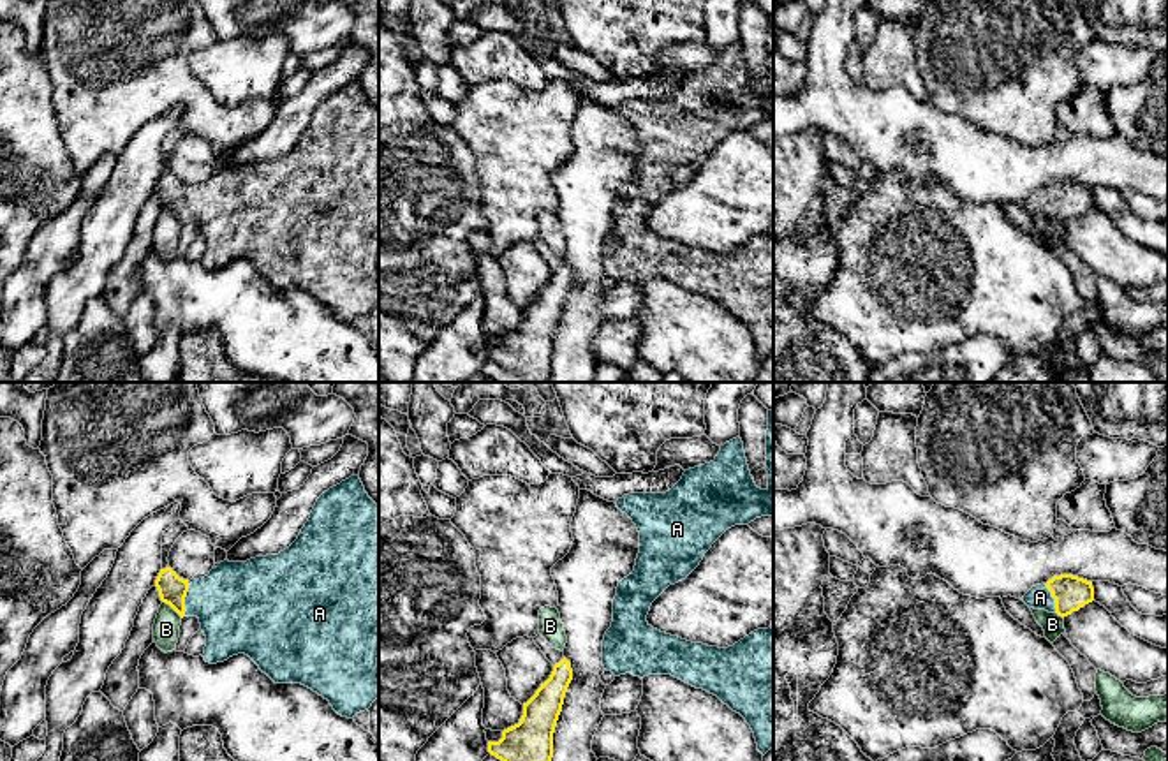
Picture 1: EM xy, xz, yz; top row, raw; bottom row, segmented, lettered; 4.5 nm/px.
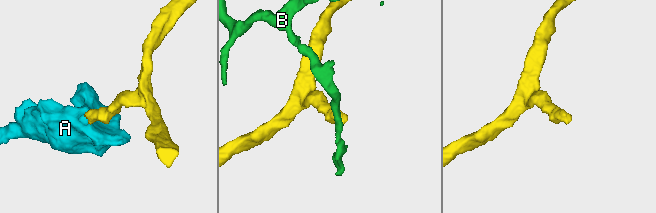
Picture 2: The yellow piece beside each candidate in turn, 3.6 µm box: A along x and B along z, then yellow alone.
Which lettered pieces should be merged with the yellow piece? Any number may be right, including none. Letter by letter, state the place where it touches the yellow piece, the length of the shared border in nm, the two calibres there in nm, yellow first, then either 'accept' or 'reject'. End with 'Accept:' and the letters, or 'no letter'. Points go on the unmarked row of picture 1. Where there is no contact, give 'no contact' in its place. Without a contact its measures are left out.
A: meets yellow in xy at (184, 205); contact 160 nm long; 130 nm thick on the yellow side, 380 nm on the other; accept
B: meets yellow in xy at (173, 214); contact 120 nm long; 130 nm thick on the yellow side, 130 nm on the other; reject
Accept: A

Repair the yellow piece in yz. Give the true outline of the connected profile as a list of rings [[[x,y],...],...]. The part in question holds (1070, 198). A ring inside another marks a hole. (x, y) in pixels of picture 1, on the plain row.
[[[1073,180],[1053,181],[1032,192],[1022,204],[1029,213],[1068,222],[1094,206],[1092,187]]]

